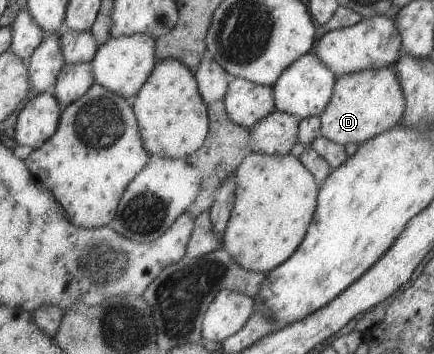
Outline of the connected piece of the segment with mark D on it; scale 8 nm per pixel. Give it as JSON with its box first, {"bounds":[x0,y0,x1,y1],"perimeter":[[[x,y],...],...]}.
{"bounds":[319,68,405,145],"perimeter":[[[392,68],[370,69],[335,78],[332,97],[319,115],[320,134],[338,145],[358,145],[394,128],[405,108],[402,90]]]}

